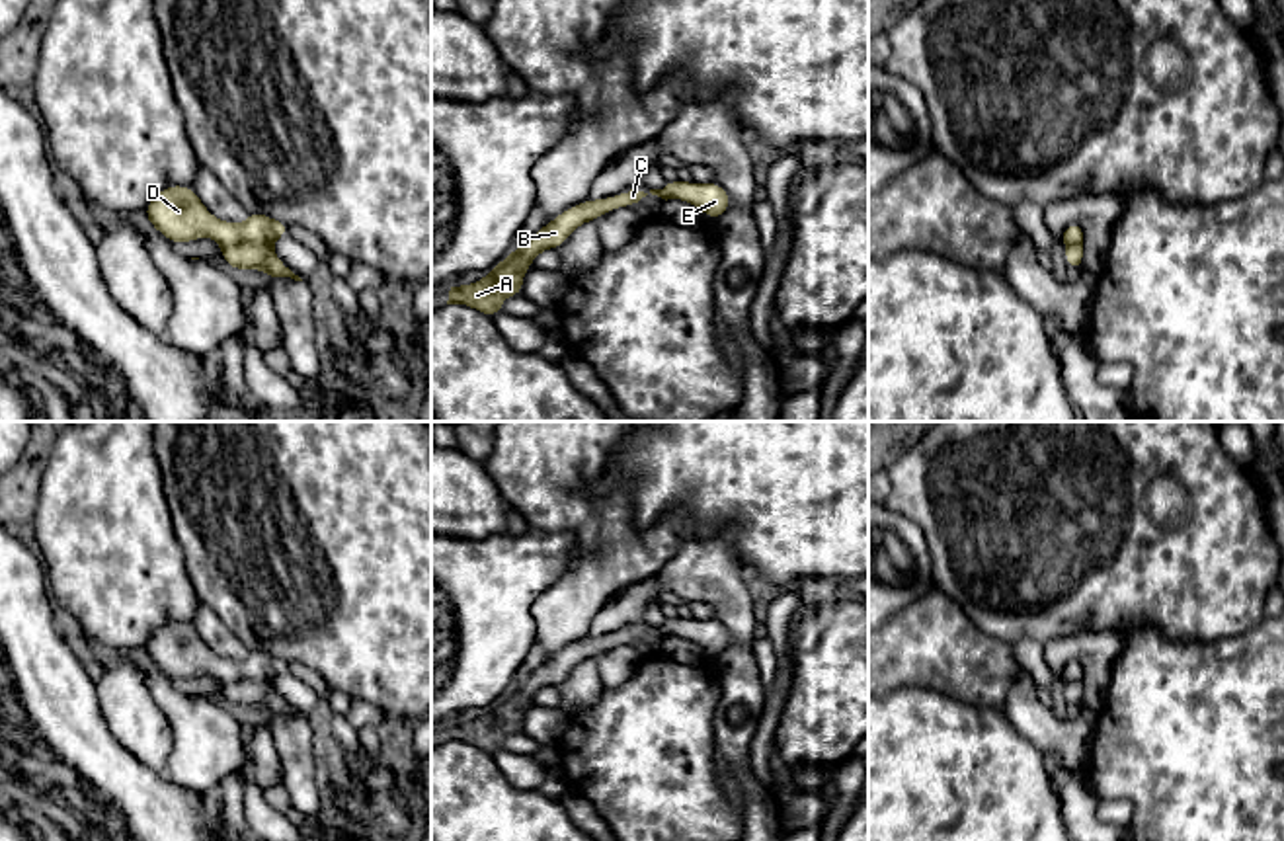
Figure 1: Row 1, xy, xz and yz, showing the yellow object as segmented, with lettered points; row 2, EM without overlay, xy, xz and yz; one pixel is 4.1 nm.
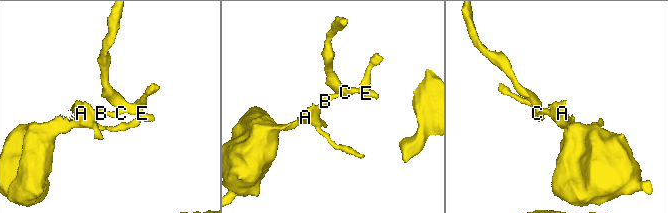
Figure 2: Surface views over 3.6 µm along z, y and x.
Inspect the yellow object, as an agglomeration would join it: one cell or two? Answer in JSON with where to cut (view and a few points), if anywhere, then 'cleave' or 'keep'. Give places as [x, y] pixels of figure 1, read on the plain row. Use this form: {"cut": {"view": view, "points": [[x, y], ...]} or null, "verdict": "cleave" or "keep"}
{"cut": {"view": "xz", "points": [[678, 619], [676, 625], [682, 635]]}, "verdict": "cleave"}

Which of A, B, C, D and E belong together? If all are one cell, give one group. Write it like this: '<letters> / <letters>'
A B C / D E

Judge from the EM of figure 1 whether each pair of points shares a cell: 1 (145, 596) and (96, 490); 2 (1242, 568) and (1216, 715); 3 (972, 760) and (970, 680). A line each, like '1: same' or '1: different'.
1: same
2: different
3: different

